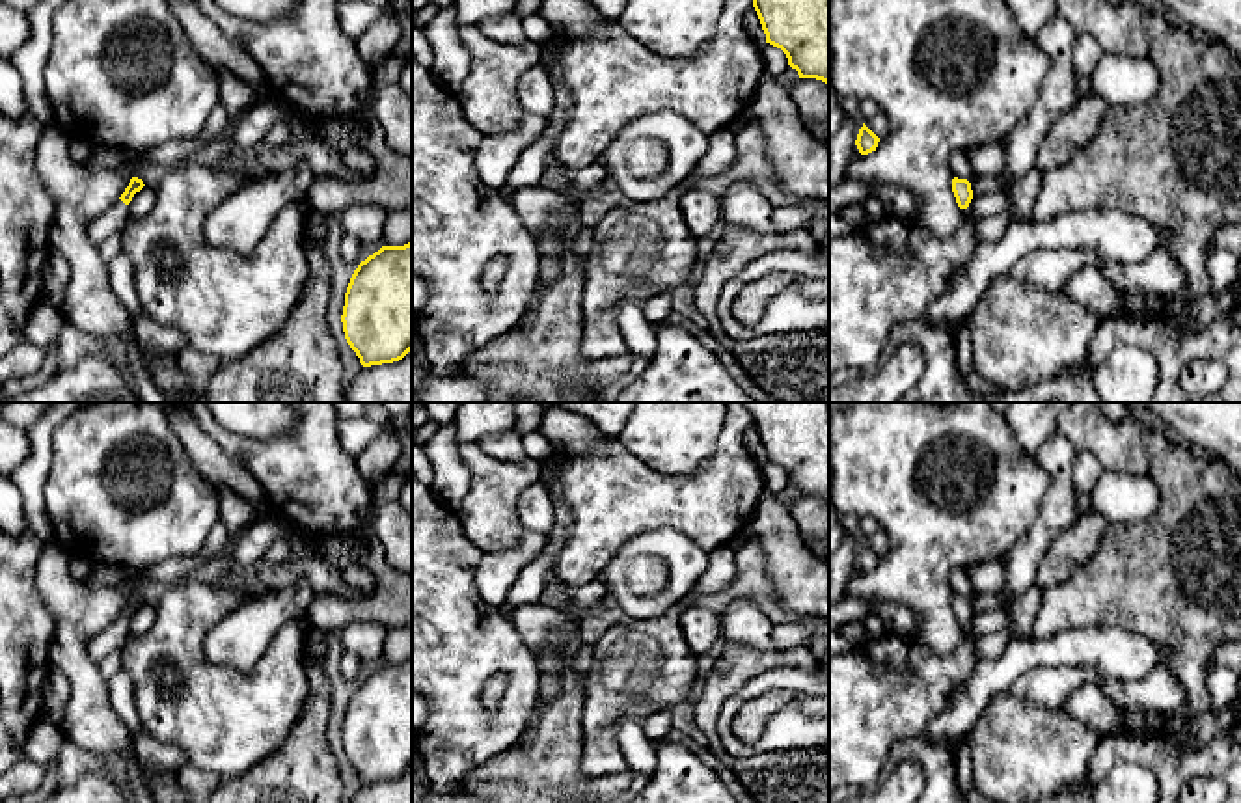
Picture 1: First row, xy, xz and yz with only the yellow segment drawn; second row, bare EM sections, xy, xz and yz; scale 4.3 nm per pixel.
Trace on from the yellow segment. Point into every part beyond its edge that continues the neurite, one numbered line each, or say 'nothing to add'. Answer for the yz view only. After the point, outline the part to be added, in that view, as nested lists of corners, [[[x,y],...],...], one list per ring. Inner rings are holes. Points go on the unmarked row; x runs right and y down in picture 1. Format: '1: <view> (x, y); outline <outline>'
nothing to add

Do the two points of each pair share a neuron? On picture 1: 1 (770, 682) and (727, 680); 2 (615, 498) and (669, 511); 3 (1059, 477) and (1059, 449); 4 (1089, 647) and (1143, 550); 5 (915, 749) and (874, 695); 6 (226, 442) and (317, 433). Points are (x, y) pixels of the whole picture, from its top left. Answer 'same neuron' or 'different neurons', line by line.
1: different neurons
2: same neuron
3: same neuron
4: different neurons
5: different neurons
6: same neuron

